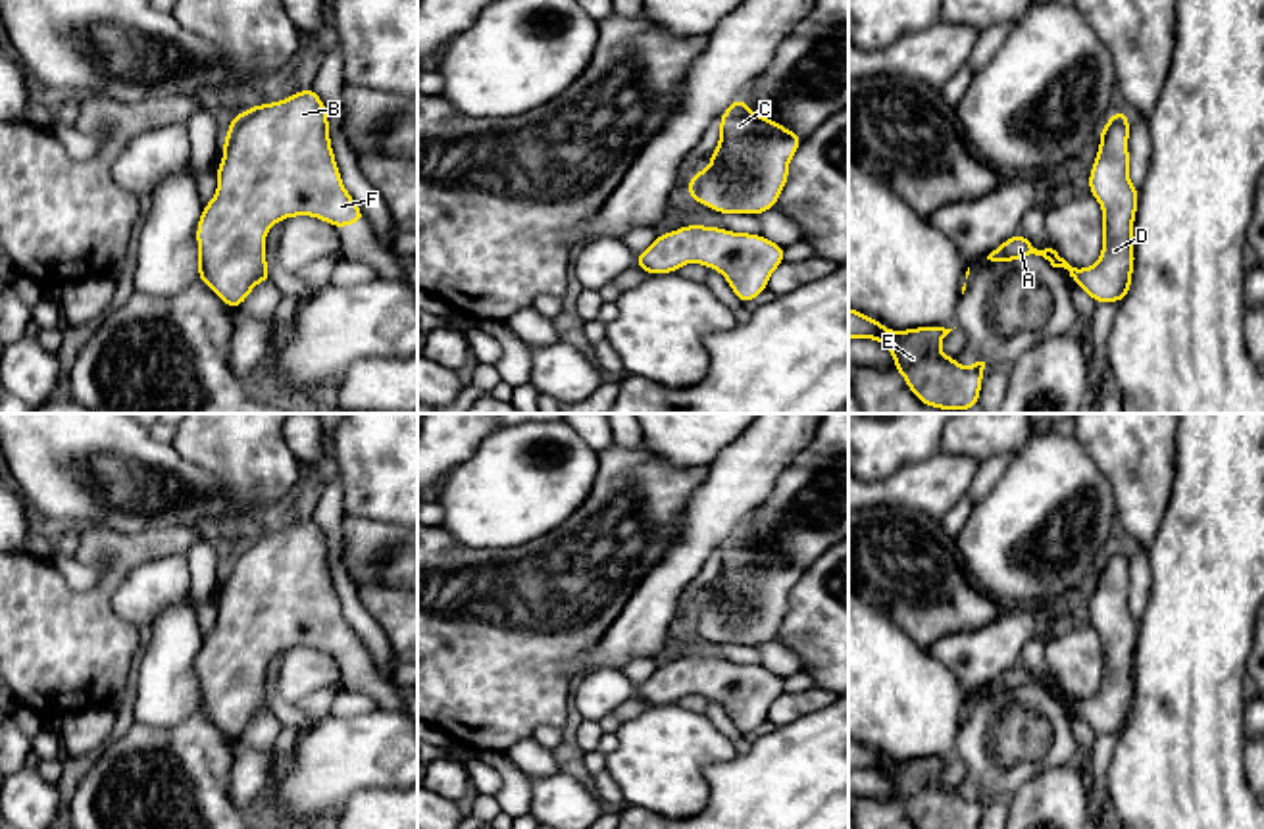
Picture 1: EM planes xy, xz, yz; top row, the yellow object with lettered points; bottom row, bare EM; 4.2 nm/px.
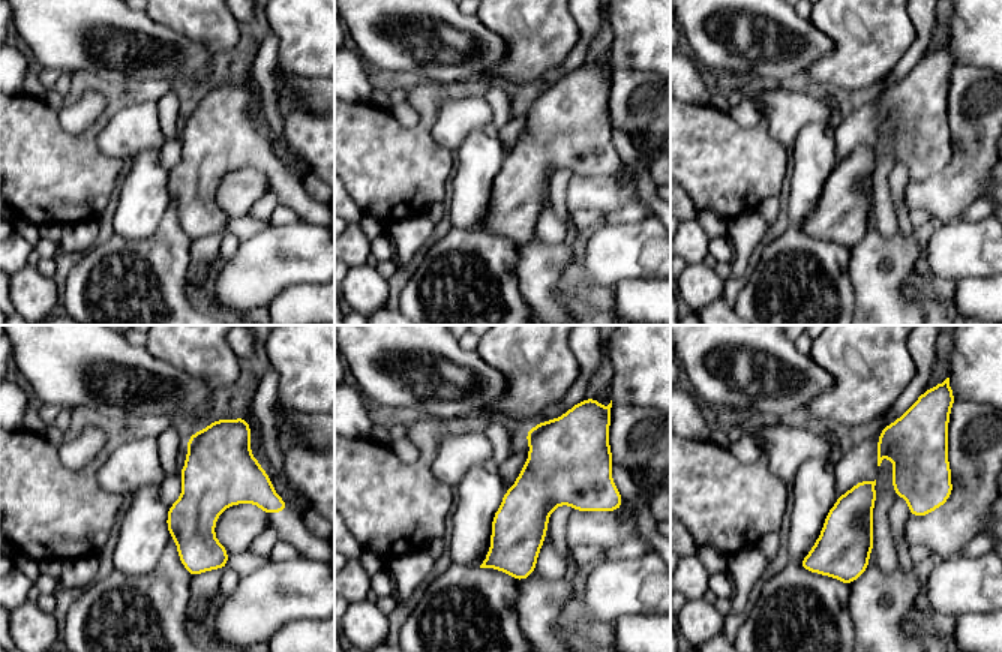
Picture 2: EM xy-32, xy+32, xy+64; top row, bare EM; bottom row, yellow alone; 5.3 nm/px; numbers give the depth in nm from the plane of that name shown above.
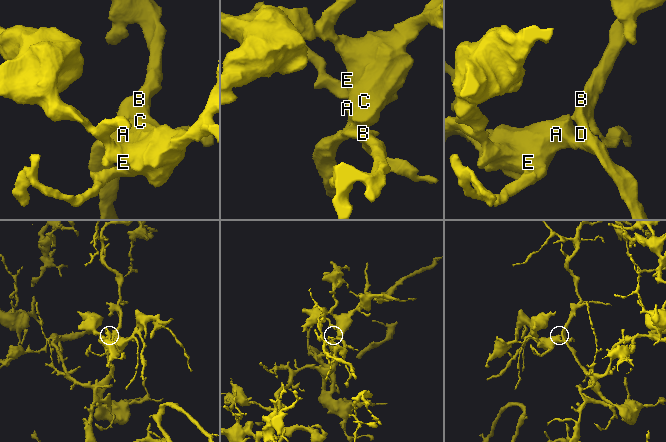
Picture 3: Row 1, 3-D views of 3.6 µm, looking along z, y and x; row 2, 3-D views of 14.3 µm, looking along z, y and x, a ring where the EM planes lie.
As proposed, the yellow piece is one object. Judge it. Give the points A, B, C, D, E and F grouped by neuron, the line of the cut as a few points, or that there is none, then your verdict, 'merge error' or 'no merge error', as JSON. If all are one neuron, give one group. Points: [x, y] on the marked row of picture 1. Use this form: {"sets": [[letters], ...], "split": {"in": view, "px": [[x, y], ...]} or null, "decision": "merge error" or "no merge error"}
{"sets": [["A", "B", "C", "D", "E", "F"]], "split": null, "decision": "no merge error"}

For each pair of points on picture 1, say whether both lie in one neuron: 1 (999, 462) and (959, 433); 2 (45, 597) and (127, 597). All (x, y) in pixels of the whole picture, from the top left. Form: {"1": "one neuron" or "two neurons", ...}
{"1": "two neurons", "2": "two neurons"}

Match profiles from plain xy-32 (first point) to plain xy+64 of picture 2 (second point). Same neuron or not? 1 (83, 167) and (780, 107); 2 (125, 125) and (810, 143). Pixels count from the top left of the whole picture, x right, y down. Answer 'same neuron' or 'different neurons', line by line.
1: different neurons
2: different neurons

